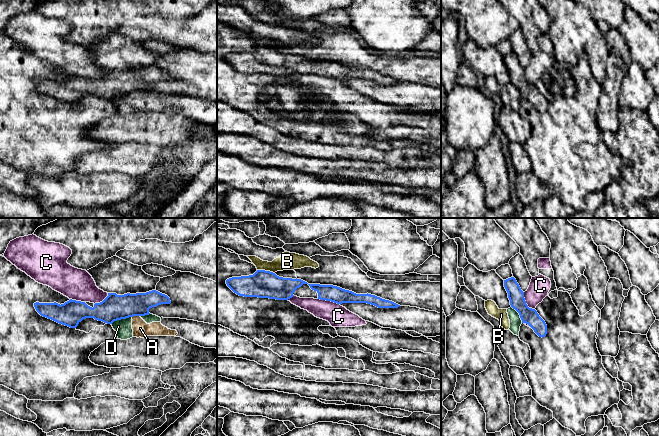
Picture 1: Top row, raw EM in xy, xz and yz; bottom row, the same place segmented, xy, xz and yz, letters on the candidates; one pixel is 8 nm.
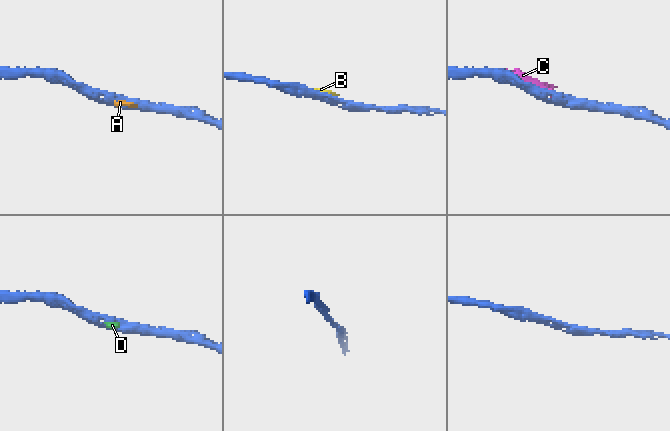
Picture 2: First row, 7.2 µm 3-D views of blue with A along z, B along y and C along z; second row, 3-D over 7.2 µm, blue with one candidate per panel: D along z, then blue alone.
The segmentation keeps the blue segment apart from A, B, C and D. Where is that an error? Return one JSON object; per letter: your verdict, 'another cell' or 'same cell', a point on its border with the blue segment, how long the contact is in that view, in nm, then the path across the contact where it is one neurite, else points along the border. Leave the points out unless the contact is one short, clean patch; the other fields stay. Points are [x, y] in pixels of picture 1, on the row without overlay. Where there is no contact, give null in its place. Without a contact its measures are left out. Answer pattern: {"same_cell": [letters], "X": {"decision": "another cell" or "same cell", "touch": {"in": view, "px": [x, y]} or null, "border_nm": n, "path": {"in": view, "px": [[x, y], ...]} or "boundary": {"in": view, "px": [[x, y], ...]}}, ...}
{"same_cell": [], "A": {"decision": "another cell", "touch": {"in": "xy", "px": [135, 91]}, "border_nm": 70}, "B": {"decision": "another cell", "touch": {"in": "xz", "px": [266, 47]}, "border_nm": 150, "boundary": {"in": "xz", "px": [[257, 45], [274, 49]]}}, "C": {"decision": "another cell", "touch": {"in": "xz", "px": [329, 76]}, "border_nm": 190}, "D": {"decision": "another cell", "touch": {"in": "xy", "px": [121, 94]}, "border_nm": 180, "boundary": {"in": "xy", "px": [[131, 92], [125, 95], [117, 95], [111, 100]]}}}

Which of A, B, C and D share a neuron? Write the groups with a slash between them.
A B D / C

